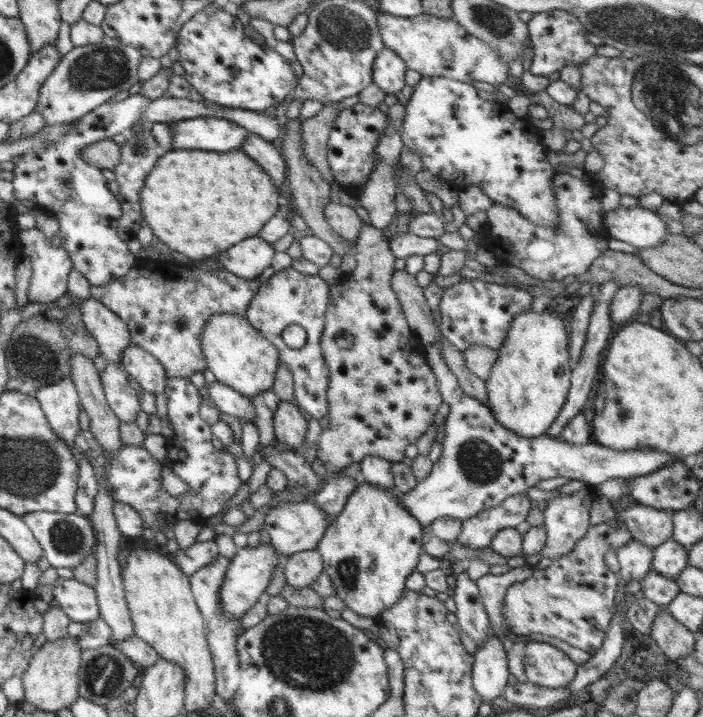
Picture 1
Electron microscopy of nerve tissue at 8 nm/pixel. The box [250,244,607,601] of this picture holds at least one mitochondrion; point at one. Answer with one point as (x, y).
(478, 461)

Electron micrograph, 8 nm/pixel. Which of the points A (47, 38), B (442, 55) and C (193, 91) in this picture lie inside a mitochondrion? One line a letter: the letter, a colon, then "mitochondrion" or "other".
A: other
B: other
C: other

